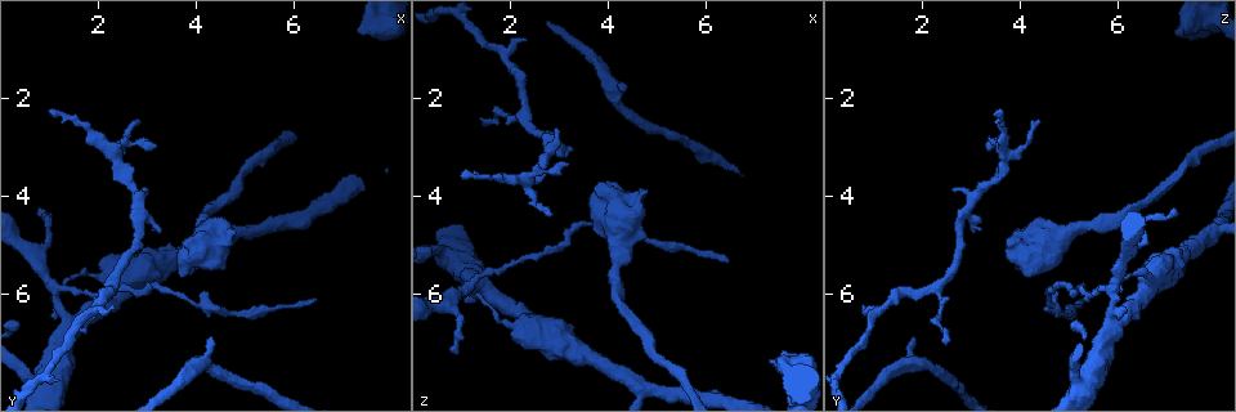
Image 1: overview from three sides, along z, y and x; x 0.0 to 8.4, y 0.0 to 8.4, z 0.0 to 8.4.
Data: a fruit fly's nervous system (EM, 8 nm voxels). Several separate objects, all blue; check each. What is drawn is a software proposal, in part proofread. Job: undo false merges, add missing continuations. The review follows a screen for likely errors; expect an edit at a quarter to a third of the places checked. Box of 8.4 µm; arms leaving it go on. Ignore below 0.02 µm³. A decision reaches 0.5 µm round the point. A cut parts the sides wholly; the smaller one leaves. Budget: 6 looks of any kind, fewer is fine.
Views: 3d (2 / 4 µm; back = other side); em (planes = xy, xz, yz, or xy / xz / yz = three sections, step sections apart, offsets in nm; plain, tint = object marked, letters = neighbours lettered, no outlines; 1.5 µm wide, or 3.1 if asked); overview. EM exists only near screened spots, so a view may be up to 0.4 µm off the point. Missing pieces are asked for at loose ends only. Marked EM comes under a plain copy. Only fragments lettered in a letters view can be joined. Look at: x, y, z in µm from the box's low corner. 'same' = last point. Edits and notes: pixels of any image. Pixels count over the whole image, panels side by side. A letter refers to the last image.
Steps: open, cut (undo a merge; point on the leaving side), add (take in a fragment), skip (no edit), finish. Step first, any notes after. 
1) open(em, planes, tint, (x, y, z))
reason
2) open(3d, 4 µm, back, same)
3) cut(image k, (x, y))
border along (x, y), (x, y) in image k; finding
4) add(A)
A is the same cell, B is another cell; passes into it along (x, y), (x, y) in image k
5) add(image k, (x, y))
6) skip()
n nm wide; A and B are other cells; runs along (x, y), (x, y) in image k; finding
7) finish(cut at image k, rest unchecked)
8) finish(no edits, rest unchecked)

open(em, planes, letters, (4.35, 6.95, 1.80))

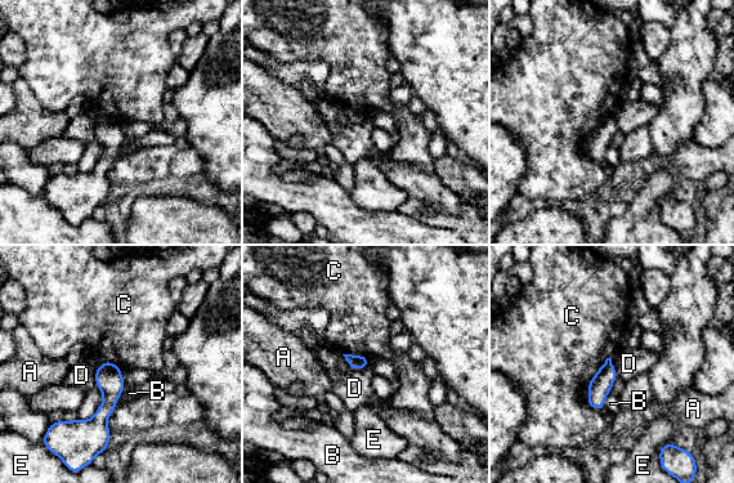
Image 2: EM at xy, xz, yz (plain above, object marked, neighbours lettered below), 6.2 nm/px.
skip()
100 nm wide; A, B, C, D and E are other cells; runs along (110, 365), (99, 443) in image 2; none of them fits

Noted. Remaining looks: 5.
open(3d, 2 µm, (2.85, 2.50, 4.35))
thin end

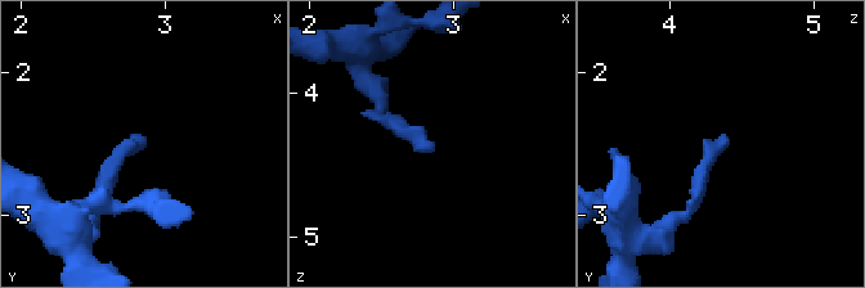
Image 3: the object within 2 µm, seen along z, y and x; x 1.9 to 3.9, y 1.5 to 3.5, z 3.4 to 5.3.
open(em, planes, tint, (2.84, 2.48, 4.38))

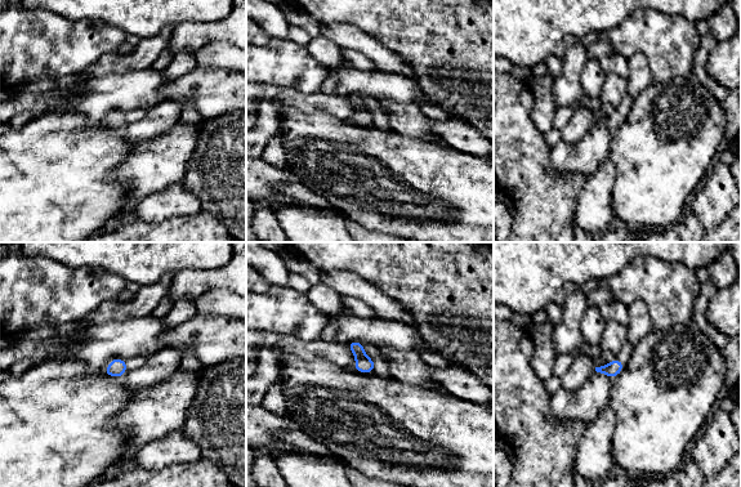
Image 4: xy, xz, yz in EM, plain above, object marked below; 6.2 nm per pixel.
open(em, planes, letters, same)
what lies round it

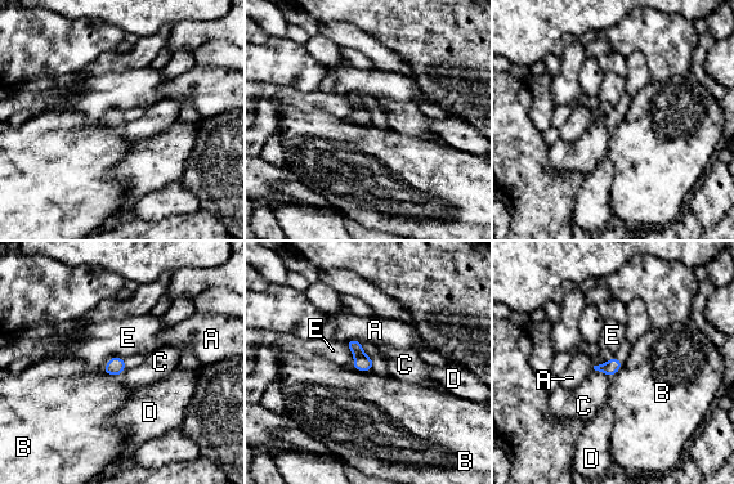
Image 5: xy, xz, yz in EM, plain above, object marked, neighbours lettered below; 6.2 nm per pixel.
skip()
90 nm wide; A, B, C, D and E are other cells; border along (126, 361), (112, 357), (102, 368) in image 5; none of them fits

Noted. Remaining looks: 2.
open(3d, 4 µm, (3.70, 4.95, 3.75))
an open end

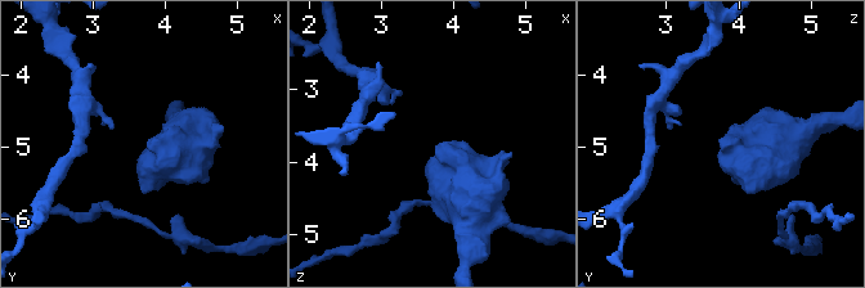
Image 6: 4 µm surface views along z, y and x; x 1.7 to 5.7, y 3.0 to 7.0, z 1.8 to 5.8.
open(em, planes, letters, (3.70, 4.95, 3.85))
need the tissue

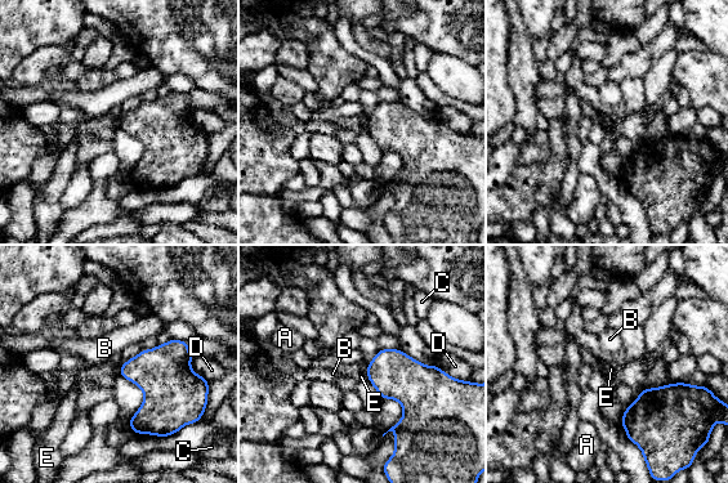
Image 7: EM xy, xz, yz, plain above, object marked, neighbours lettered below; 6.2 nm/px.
skip()
D touches over 160 nm; A, B, C, D and E are other cells; border along (367, 365), (365, 375) in image 7; no lettered fragment goes on from it

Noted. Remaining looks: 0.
finish(no edits, rest unchecked)

